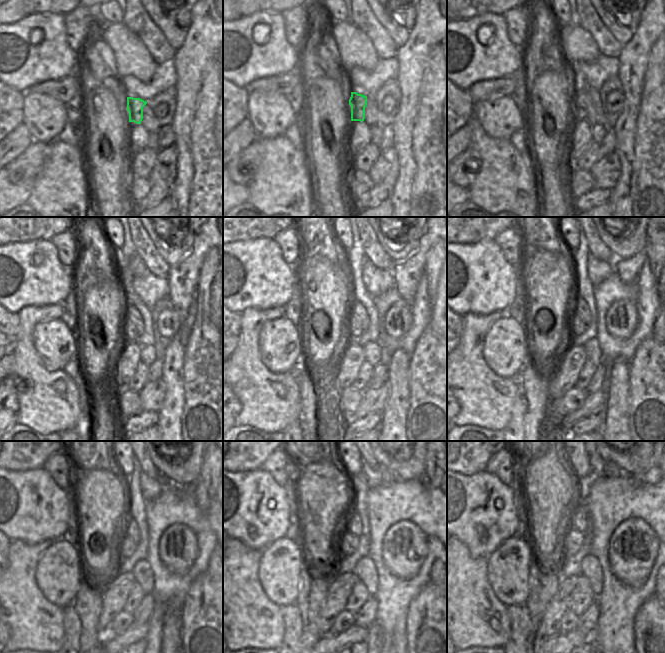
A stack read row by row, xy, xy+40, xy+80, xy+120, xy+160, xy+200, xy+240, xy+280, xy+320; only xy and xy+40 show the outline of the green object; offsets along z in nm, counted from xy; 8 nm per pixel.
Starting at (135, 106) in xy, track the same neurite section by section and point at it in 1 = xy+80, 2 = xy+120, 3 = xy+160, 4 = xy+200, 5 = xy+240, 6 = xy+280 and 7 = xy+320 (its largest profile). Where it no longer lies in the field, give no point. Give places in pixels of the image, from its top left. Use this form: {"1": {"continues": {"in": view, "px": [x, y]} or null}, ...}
{"1": {"continues": {"in": "xy+80", "px": [580, 102]}}, "2": {"continues": {"in": "xy+120", "px": [132, 327]}}, "3": {"continues": {"in": "xy+160", "px": [355, 327]}}, "4": {"continues": {"in": "xy+200", "px": [575, 324]}}, "5": {"continues": {"in": "xy+240", "px": [125, 546]}}, "6": {"continues": {"in": "xy+280", "px": [349, 542]}}, "7": {"continues": {"in": "xy+320", "px": [573, 539]}}}

